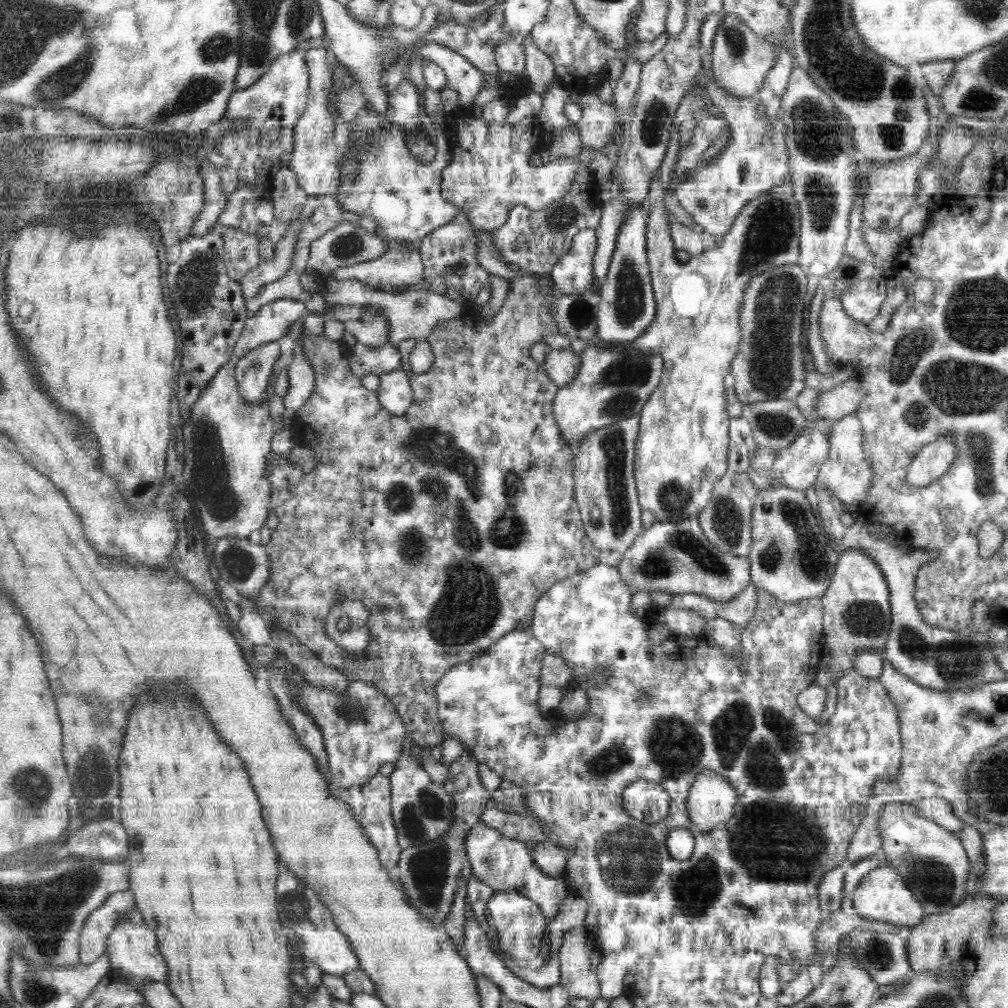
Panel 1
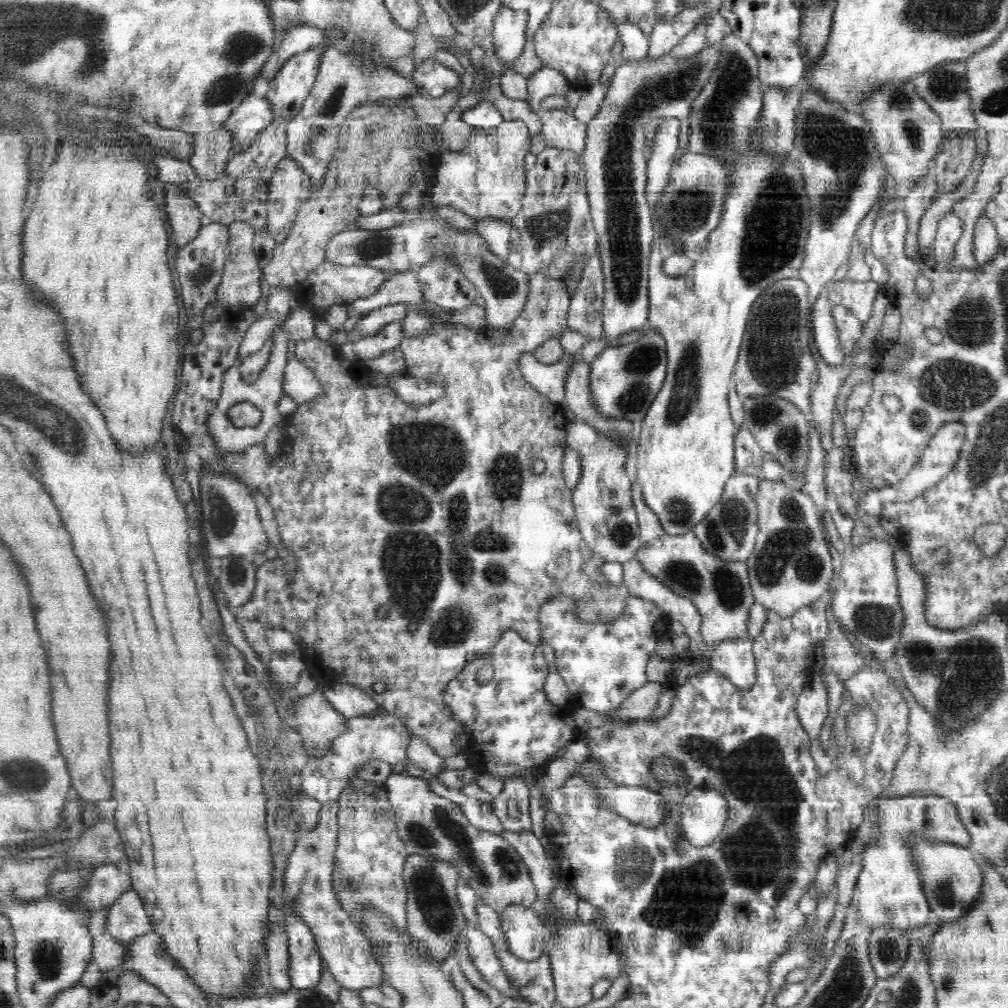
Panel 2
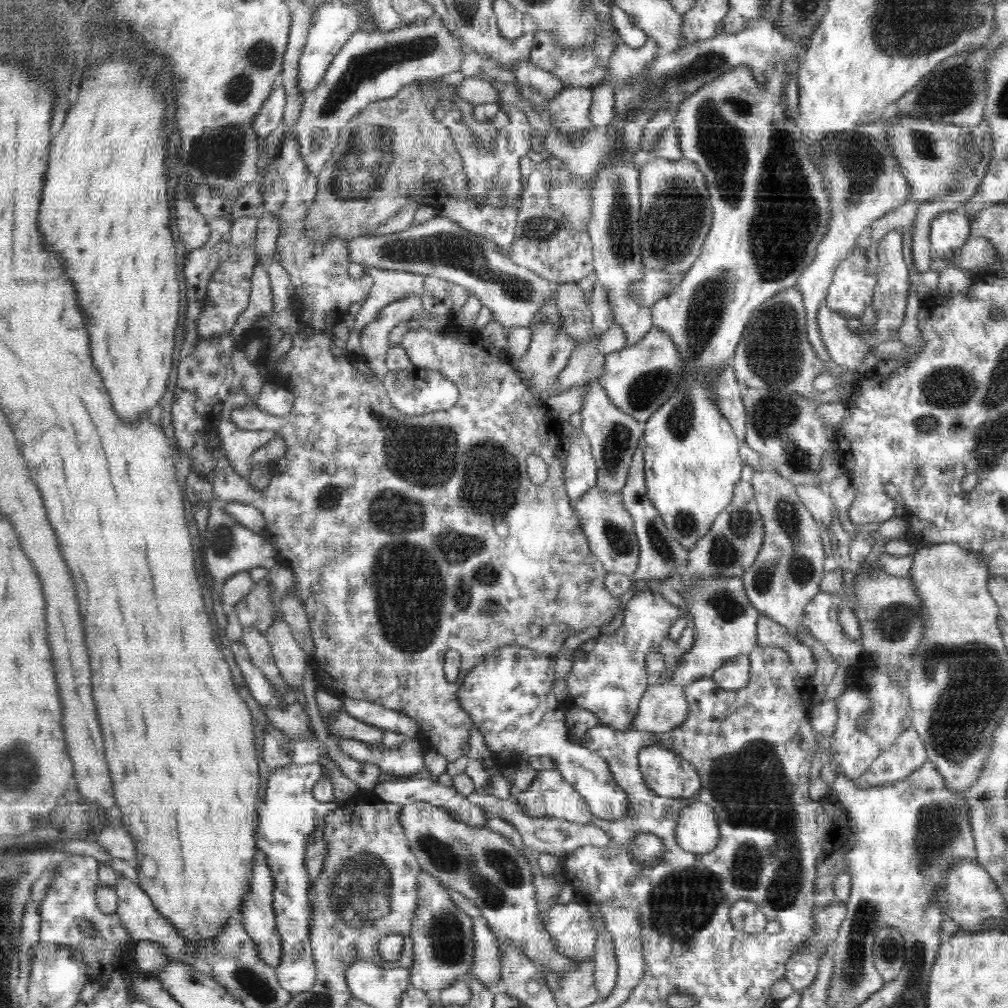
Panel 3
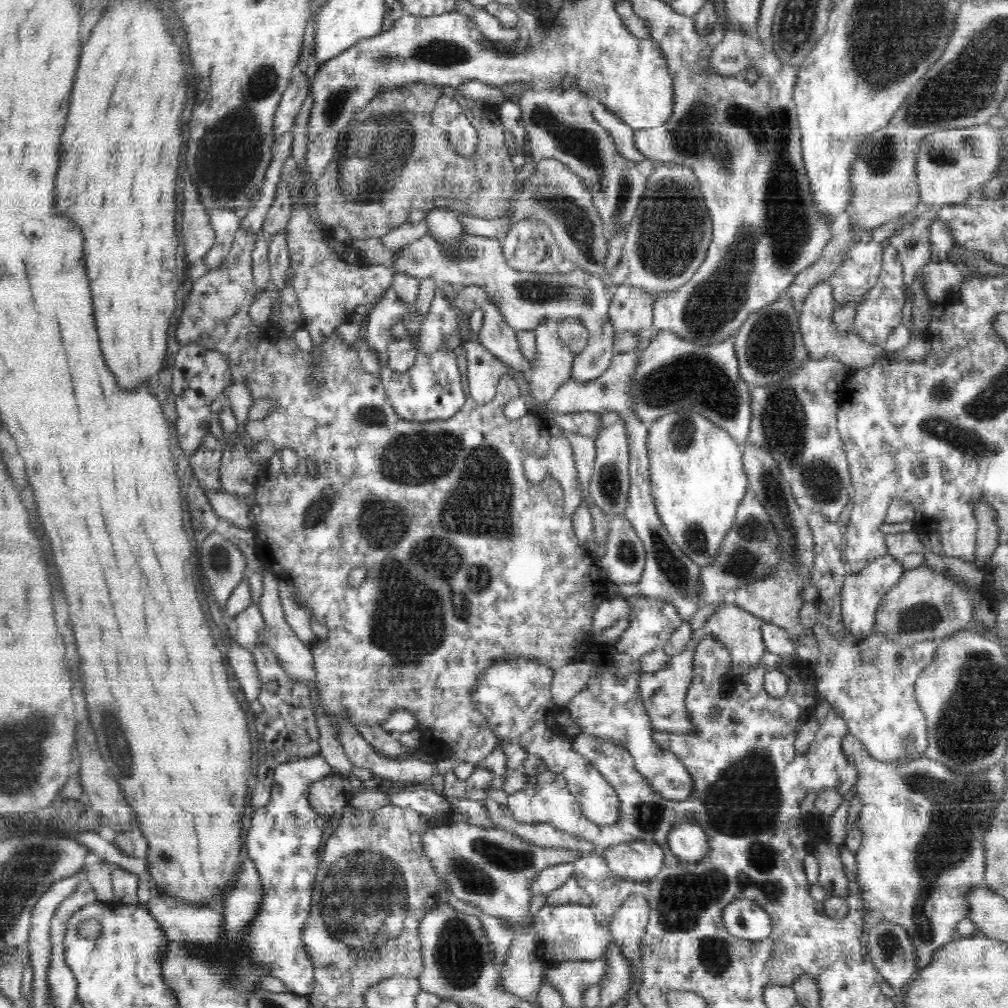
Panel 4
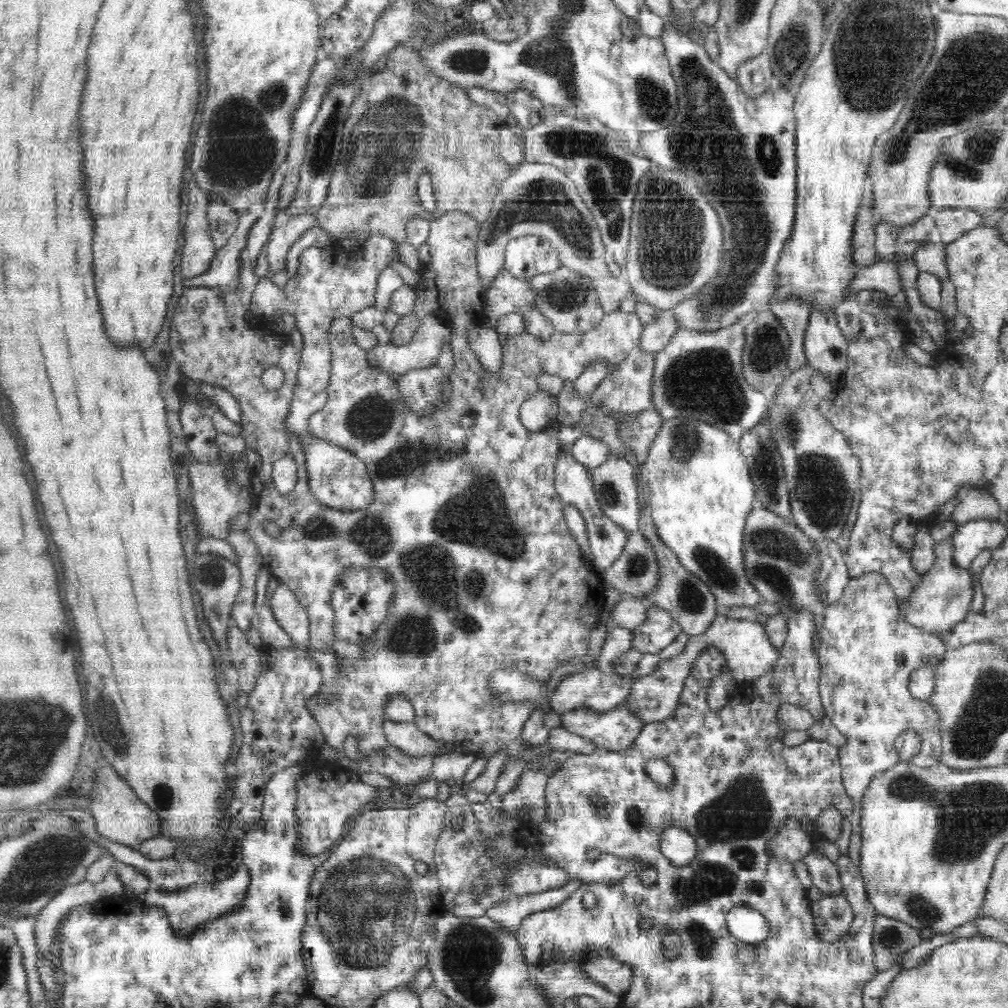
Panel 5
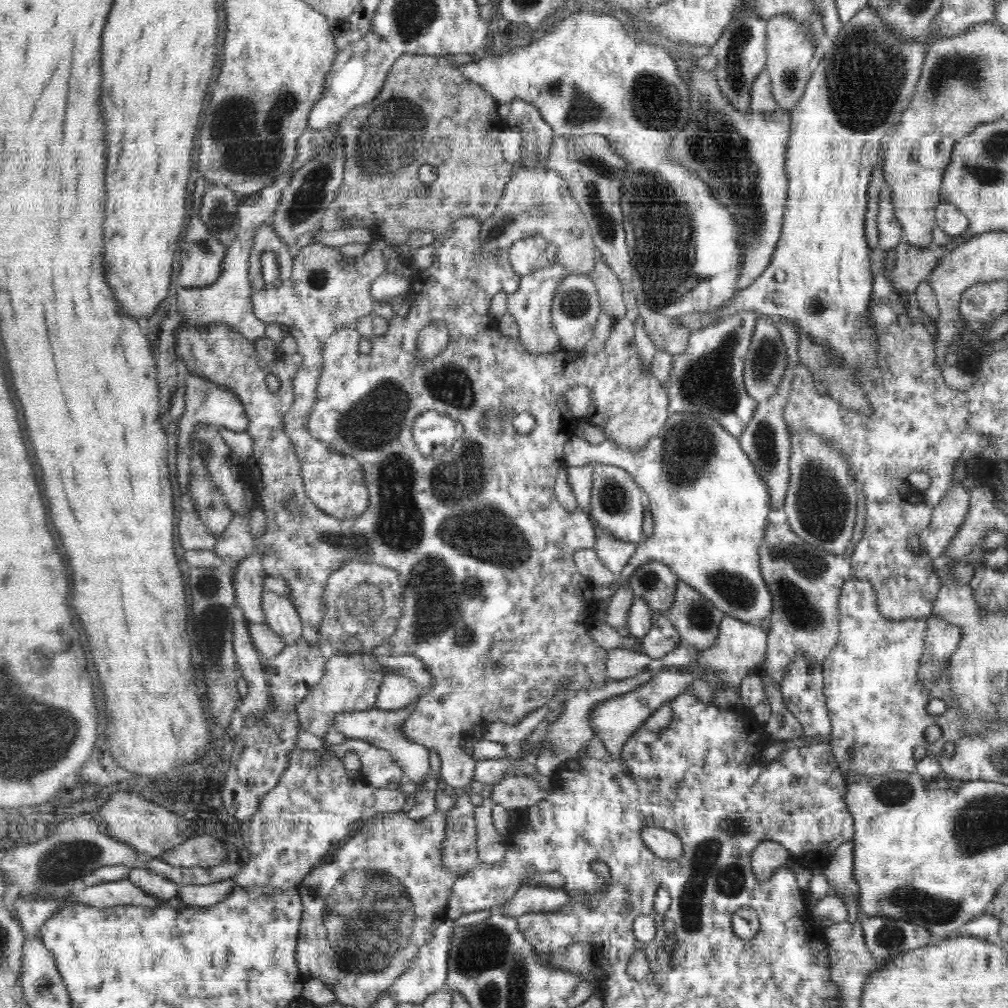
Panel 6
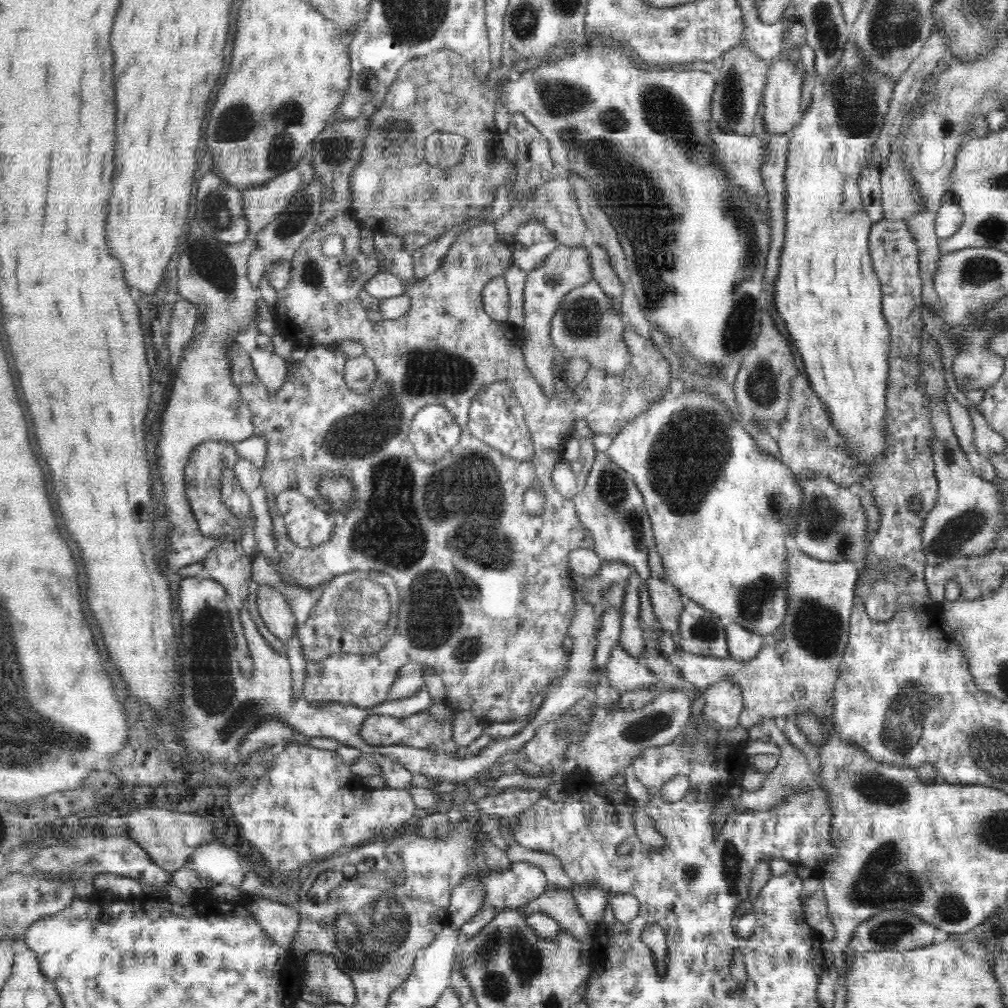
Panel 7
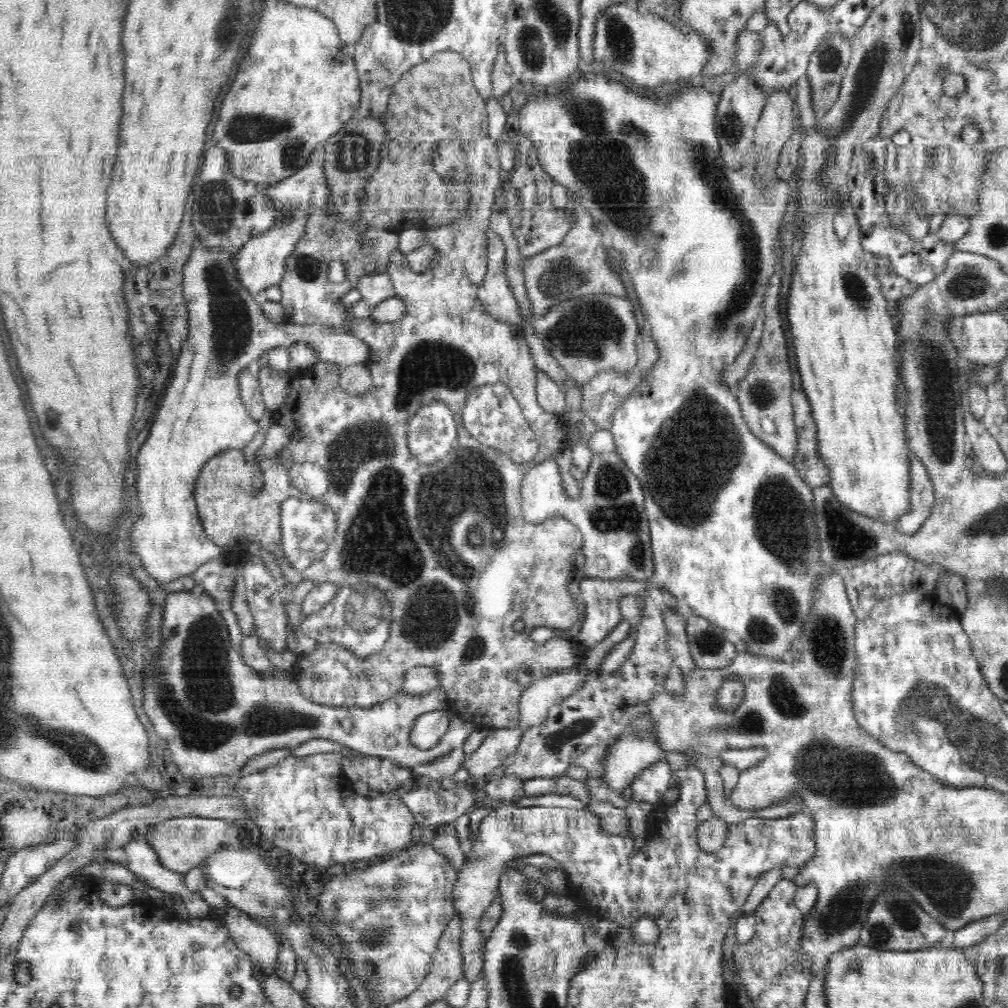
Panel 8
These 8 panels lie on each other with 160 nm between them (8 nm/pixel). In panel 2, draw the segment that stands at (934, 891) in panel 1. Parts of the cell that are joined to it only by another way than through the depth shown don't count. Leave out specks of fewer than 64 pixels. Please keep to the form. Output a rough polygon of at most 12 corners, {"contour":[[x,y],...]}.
{"contour":[[908,836],[931,920],[964,918],[984,871],[971,847]]}

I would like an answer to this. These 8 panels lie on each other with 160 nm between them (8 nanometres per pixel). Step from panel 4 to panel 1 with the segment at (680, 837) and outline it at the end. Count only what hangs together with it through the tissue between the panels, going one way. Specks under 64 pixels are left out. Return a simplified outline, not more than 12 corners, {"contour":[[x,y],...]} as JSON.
{"contour":[[703,770],[687,798],[691,826],[728,822],[737,798],[727,778]]}

